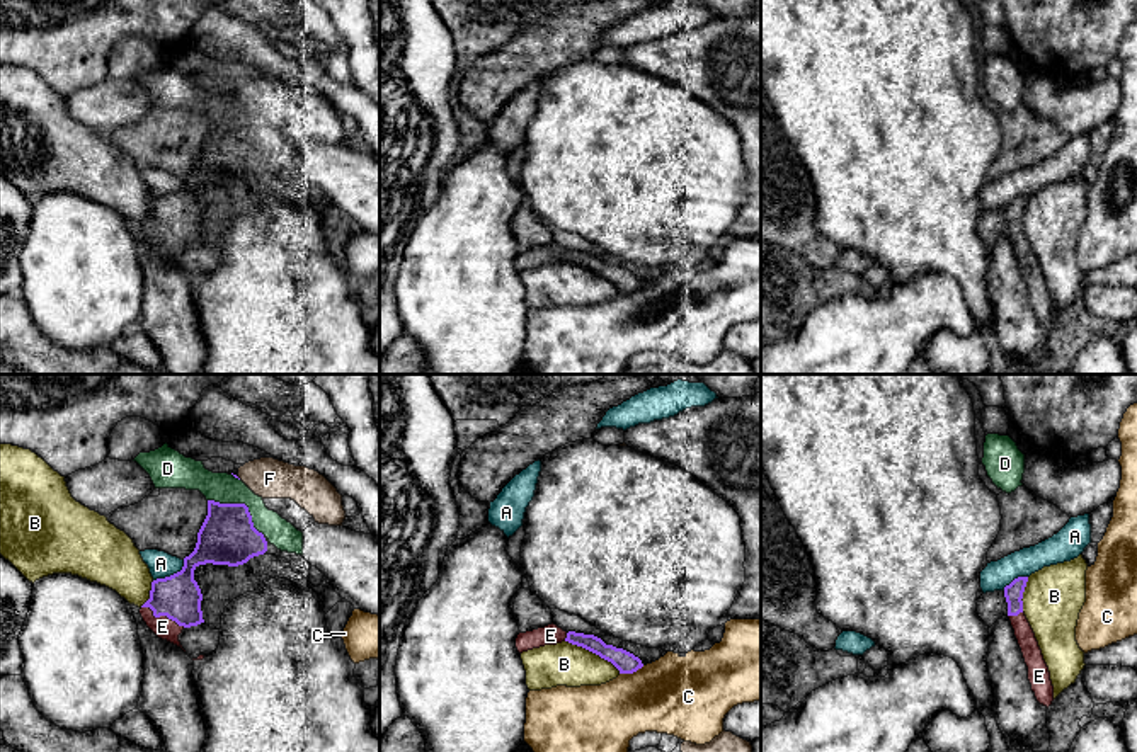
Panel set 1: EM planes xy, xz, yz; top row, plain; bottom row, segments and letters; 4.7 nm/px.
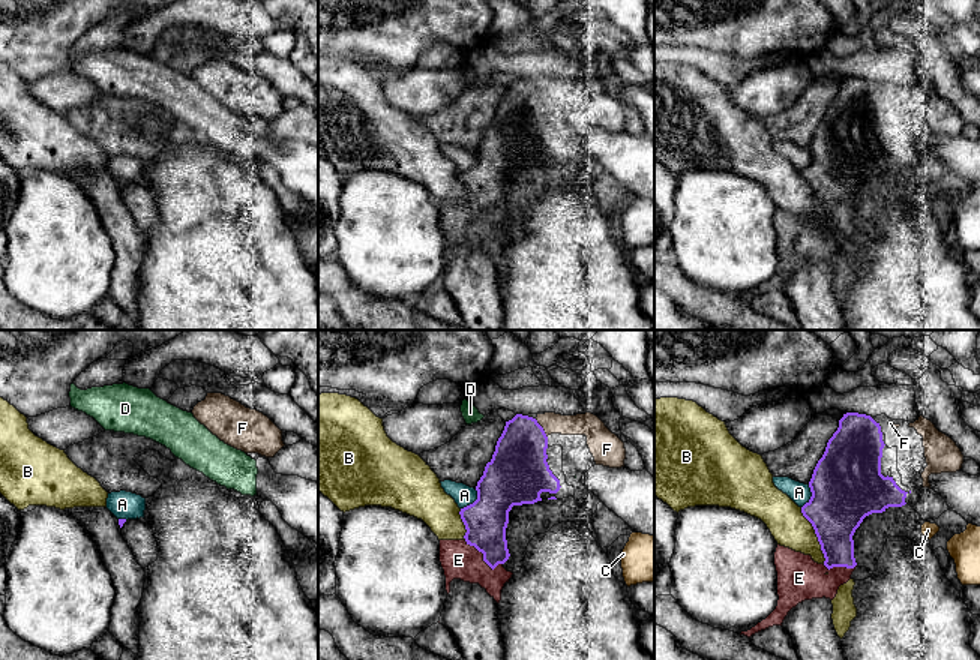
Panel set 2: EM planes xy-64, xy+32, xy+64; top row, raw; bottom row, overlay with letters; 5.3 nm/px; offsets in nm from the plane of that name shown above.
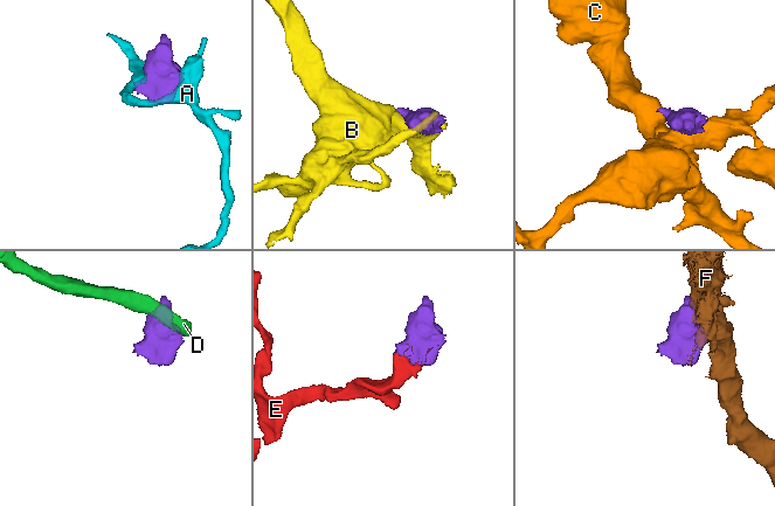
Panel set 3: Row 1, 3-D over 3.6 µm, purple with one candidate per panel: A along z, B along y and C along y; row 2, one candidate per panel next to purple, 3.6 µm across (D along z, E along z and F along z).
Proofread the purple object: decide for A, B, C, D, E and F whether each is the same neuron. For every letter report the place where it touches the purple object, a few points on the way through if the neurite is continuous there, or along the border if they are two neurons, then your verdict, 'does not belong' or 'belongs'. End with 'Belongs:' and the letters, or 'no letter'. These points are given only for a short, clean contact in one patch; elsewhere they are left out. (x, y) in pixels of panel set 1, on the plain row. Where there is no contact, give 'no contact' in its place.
A: xy (171, 194) | does not belong
B: xz (593, 271) | does not belong
C: xz (632, 291) | does not belong
D: xy (242, 123) | along xy (208, 118), (244, 123), (252, 143), (264, 153) | does not belong
E: xy (162, 233) | belongs
F: xy (237, 96) | along xy (235, 94), (240, 97) | does not belong
Belongs: E

